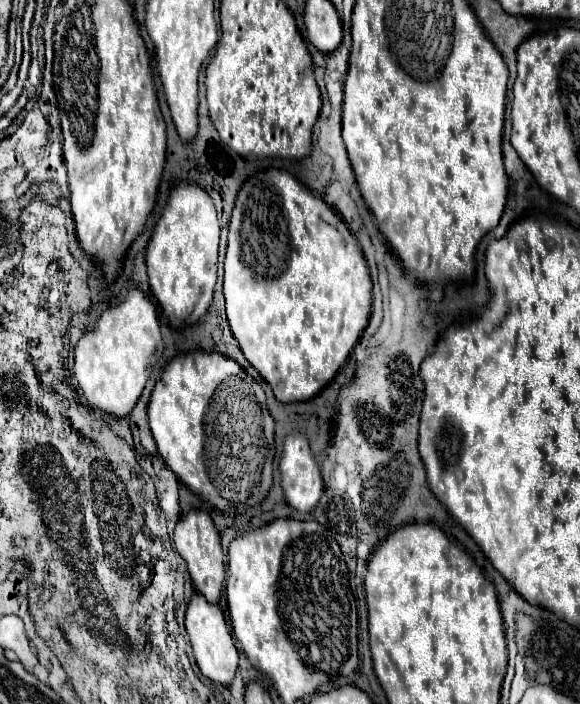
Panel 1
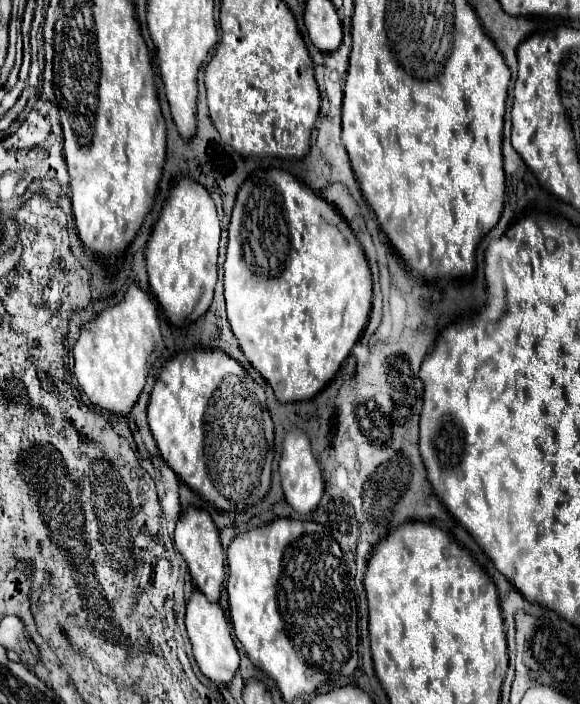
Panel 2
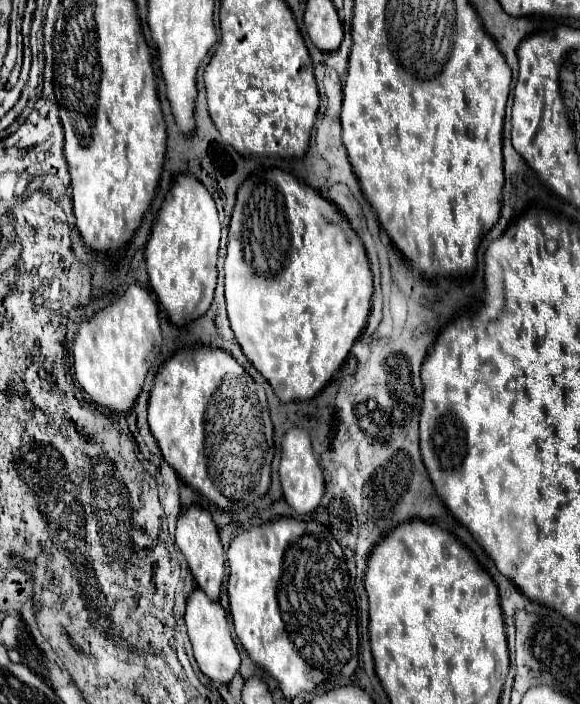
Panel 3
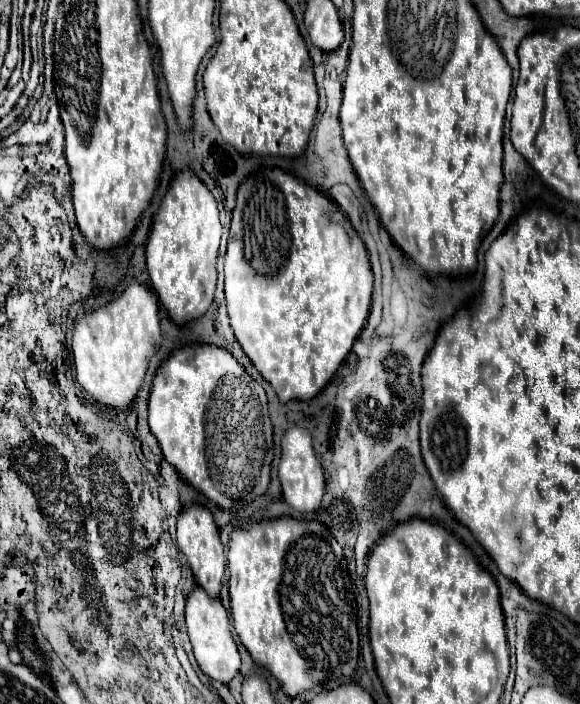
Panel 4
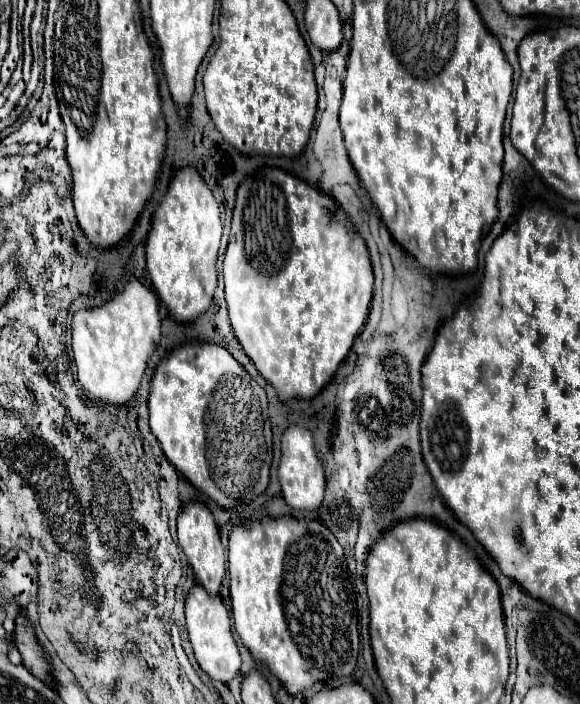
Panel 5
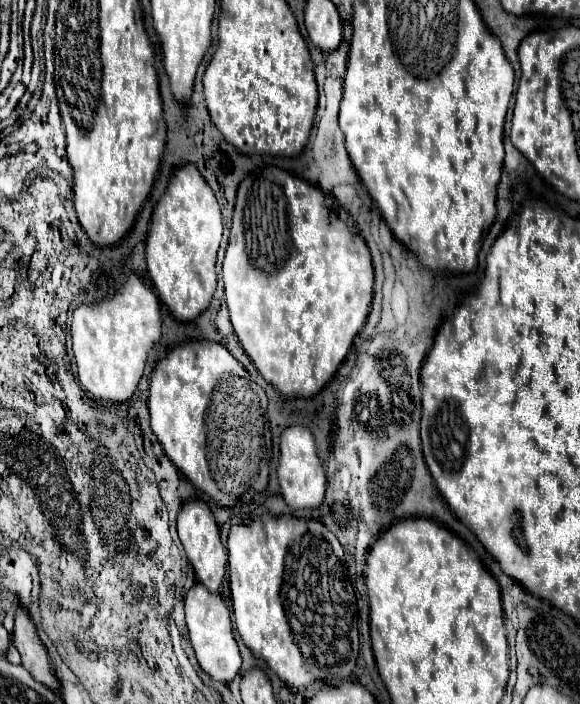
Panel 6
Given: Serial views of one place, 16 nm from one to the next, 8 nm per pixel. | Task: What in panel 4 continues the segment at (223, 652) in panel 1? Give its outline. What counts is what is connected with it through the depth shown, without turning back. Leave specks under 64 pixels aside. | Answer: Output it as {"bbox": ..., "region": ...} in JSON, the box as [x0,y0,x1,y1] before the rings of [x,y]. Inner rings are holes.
{"bbox":[186,586,240,684],"region":[[[196,586],[186,598],[186,628],[194,648],[194,658],[200,670],[216,682],[228,684],[240,668],[240,654],[230,630],[230,618],[220,600],[212,600],[200,586]]]}

